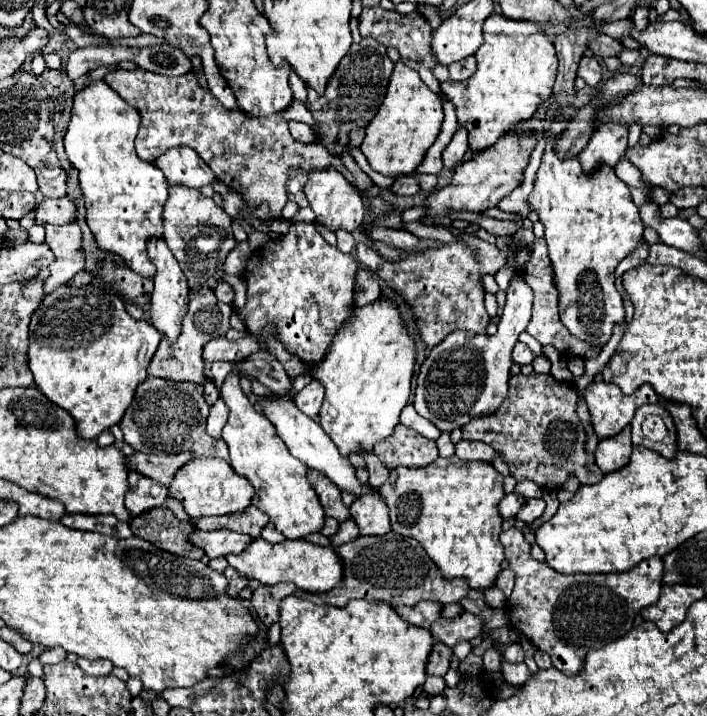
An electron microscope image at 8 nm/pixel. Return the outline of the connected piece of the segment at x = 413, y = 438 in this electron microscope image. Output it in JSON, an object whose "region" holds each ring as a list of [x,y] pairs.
{"region":[[[398,425],[396,433],[374,445],[374,453],[388,467],[426,467],[438,459],[438,449],[434,441],[412,433],[412,429]]]}

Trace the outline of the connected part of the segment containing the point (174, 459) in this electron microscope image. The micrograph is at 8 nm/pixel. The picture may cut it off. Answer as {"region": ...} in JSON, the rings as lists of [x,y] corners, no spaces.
{"region":[[[134,453],[130,457],[126,457],[126,467],[128,471],[136,471],[144,477],[154,479],[156,483],[168,485],[168,481],[172,481],[176,469],[180,469],[180,465],[188,463],[192,457],[188,457],[188,453],[176,453],[176,455],[146,455],[146,453]]]}

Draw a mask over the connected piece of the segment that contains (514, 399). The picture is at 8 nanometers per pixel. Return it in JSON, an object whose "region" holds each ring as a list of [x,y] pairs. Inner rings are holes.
{"region":[[[514,375],[510,377],[510,389],[508,397],[500,405],[500,409],[492,417],[480,417],[476,421],[470,421],[464,425],[462,433],[466,441],[482,441],[496,449],[496,453],[504,459],[504,463],[510,467],[510,475],[516,481],[530,479],[542,489],[558,491],[570,475],[576,475],[580,483],[586,483],[582,479],[590,479],[594,471],[594,455],[586,451],[586,429],[576,415],[578,407],[578,393],[564,381],[554,379],[552,375]]]}

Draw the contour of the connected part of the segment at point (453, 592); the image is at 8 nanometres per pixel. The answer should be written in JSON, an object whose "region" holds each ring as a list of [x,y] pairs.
{"region":[[[396,533],[358,537],[352,543],[334,547],[334,551],[342,561],[342,581],[334,589],[316,595],[328,605],[344,607],[350,599],[366,599],[370,603],[382,601],[388,605],[416,605],[418,601],[436,601],[446,605],[460,601],[460,597],[470,591],[464,581],[444,581],[444,577],[440,577],[440,569],[436,569],[420,543],[410,537],[400,537]]]}

